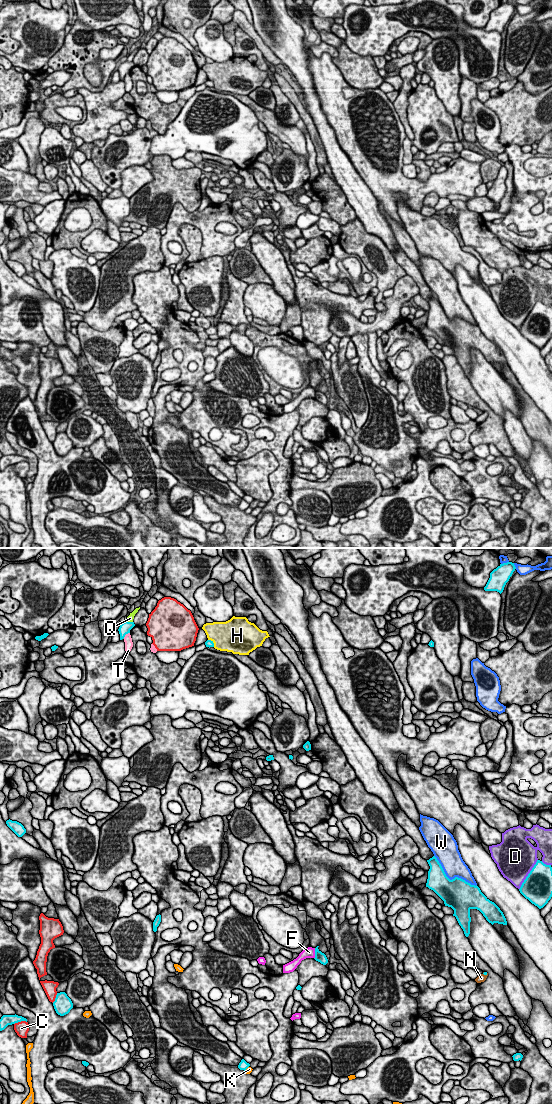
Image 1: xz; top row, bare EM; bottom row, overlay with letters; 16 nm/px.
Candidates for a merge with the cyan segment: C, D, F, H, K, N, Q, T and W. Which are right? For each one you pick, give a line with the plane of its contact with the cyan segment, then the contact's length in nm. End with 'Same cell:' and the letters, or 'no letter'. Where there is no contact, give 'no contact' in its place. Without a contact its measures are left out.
N: contact in xz; length 90 nm
Same cell: N

